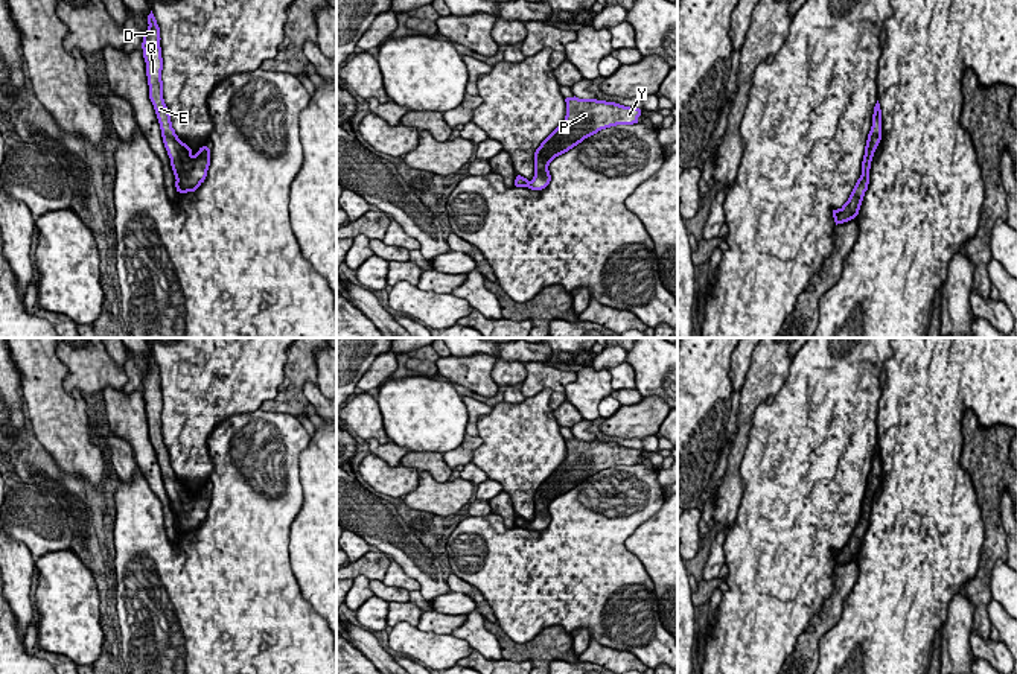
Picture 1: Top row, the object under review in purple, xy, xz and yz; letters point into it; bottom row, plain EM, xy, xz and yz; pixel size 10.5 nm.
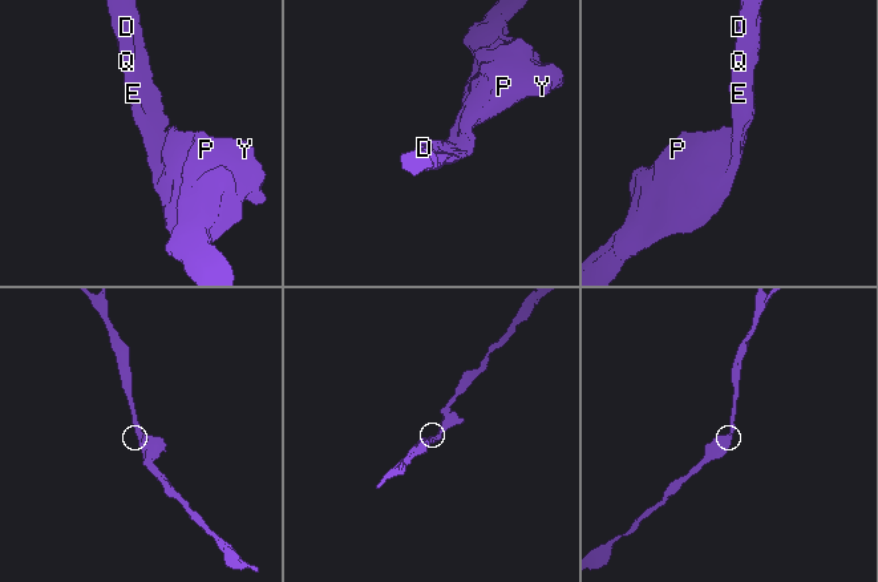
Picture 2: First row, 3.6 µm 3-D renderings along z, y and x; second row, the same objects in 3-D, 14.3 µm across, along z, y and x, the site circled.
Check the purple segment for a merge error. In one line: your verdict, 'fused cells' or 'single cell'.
single cell

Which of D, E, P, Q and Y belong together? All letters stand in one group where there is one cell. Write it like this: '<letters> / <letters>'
D E P Q Y

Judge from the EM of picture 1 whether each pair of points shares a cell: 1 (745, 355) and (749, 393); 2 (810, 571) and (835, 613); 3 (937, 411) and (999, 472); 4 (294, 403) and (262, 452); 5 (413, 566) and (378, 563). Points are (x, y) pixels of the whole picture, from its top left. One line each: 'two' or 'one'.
1: two
2: two
3: two
4: two
5: two

